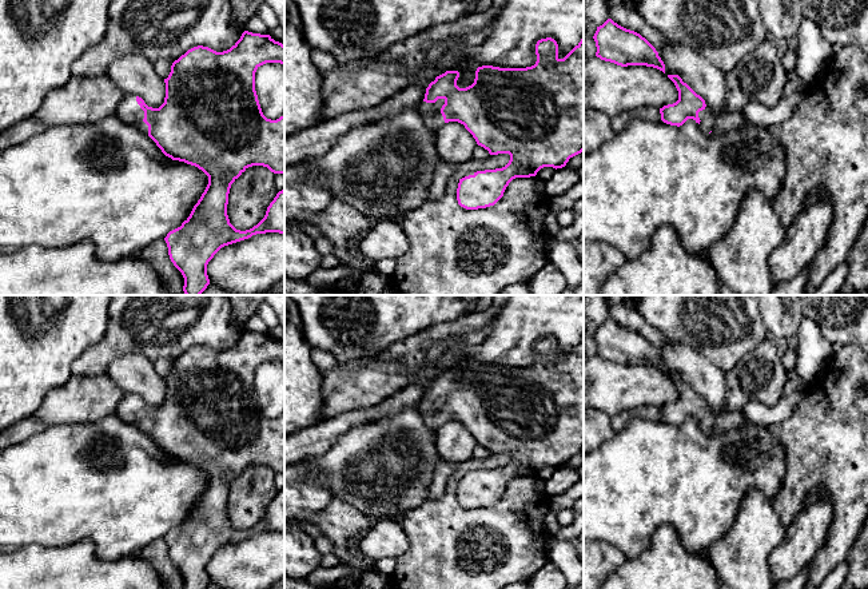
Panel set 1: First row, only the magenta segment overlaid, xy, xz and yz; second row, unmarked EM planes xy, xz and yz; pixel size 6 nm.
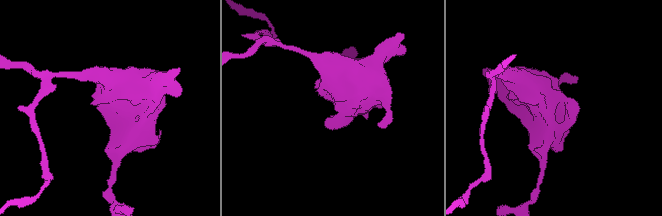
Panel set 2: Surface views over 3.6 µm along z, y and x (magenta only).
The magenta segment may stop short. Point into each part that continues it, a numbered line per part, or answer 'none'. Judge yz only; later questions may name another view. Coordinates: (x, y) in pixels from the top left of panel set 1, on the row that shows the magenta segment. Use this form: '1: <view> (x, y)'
1: yz (707, 116)

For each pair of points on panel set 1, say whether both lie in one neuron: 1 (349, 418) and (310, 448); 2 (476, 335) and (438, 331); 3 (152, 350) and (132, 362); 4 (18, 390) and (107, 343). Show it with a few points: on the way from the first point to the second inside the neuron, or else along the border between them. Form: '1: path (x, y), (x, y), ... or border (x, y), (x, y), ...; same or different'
1: path (339, 424), (319, 438); same
2: path (466, 333), (448, 331); same
3: border (112, 359), (127, 353), (140, 353), (152, 362); different
4: border (99, 342), (87, 347), (74, 361), (71, 374); different

